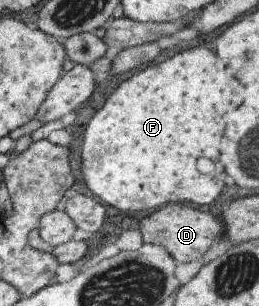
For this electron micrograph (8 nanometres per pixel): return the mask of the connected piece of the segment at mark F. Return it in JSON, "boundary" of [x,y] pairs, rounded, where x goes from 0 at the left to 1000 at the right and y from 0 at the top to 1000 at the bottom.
{"boundary":[[[745,154],[718,167],[699,167],[664,180],[664,190],[641,193],[602,212],[579,212],[517,245],[502,245],[494,258],[479,258],[471,271],[432,297],[432,307],[409,324],[402,343],[367,369],[351,395],[332,408],[324,422],[324,441],[317,441],[317,467],[309,480],[313,546],[309,569],[324,605],[347,621],[367,644],[378,644],[394,663],[409,663],[456,690],[579,690],[579,683],[602,683],[656,663],[741,663],[741,670],[803,670],[853,637],[857,614],[865,611],[865,552],[842,526],[842,493],[834,493],[834,474],[842,474],[842,454],[857,448],[857,428],[865,428],[865,395],[857,382],[849,389],[757,389],[749,376],[757,369],[780,369],[780,356],[764,363],[764,330],[772,330],[772,304],[780,304],[780,278],[795,271],[788,245],[795,232],[788,225],[826,225],[826,173],[803,167],[795,154]]]}

